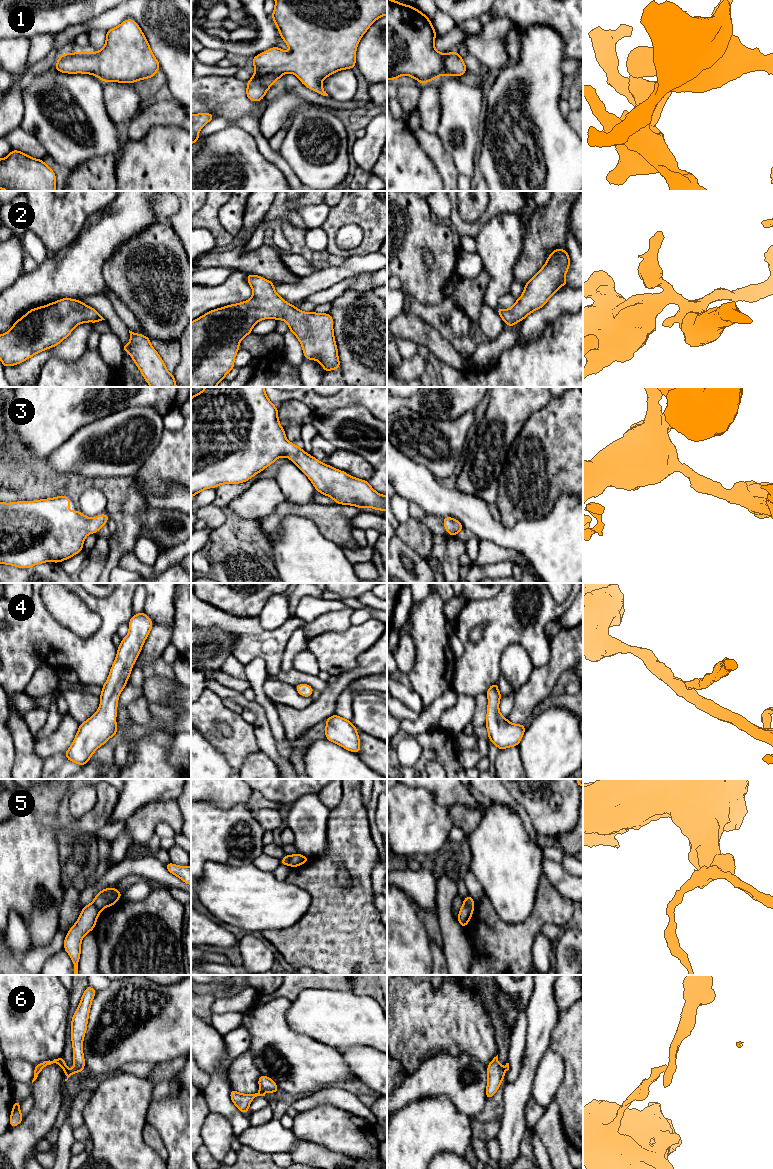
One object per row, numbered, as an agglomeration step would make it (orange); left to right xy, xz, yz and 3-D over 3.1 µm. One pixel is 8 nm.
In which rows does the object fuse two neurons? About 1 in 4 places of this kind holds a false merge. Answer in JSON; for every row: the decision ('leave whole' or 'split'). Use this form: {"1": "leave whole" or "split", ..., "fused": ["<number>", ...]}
{"1": "leave whole", "2": "leave whole", "3": "leave whole", "4": "leave whole", "5": "split", "6": "split", "fused": ["5", "6"]}

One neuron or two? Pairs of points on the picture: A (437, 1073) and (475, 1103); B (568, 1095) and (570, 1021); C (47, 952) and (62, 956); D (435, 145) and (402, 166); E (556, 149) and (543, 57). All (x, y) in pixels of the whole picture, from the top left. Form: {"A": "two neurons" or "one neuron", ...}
{"A": "one neuron", "B": "one neuron", "C": "two neurons", "D": "two neurons", "E": "one neuron"}

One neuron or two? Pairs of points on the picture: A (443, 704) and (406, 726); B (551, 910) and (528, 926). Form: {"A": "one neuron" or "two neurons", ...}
{"A": "one neuron", "B": "one neuron"}

